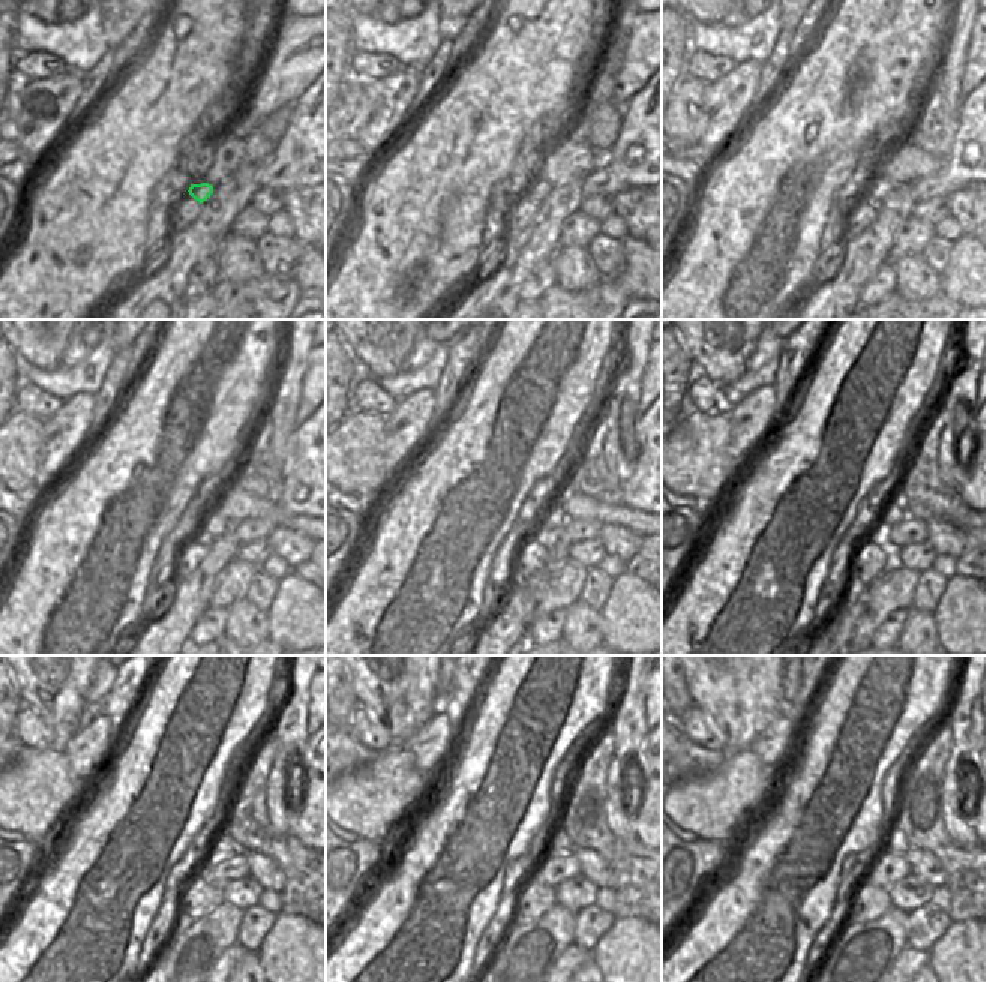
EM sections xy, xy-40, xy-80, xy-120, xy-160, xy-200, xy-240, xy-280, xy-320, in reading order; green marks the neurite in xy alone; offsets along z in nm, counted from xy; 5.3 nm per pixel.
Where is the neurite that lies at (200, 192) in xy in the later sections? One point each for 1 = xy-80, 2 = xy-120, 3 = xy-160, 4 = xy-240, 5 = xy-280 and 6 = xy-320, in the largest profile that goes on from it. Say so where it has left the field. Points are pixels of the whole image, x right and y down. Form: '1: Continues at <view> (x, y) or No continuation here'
1: Continues at xy-80 (875, 191)
2: Continues at xy-120 (210, 525)
3: Continues at xy-160 (551, 522)
4: Continues at xy-240 (224, 844)
5: Continues at xy-280 (559, 843)
6: Continues at xy-320 (895, 840).

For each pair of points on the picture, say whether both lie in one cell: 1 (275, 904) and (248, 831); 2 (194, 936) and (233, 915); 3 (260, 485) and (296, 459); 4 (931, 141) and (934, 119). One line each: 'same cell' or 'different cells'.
1: different cells
2: same cell
3: different cells
4: same cell

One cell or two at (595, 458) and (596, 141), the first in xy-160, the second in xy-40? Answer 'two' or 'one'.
one

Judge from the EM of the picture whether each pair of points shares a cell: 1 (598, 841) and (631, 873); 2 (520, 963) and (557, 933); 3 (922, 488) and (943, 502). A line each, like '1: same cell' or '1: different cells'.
1: same cell
2: same cell
3: same cell

